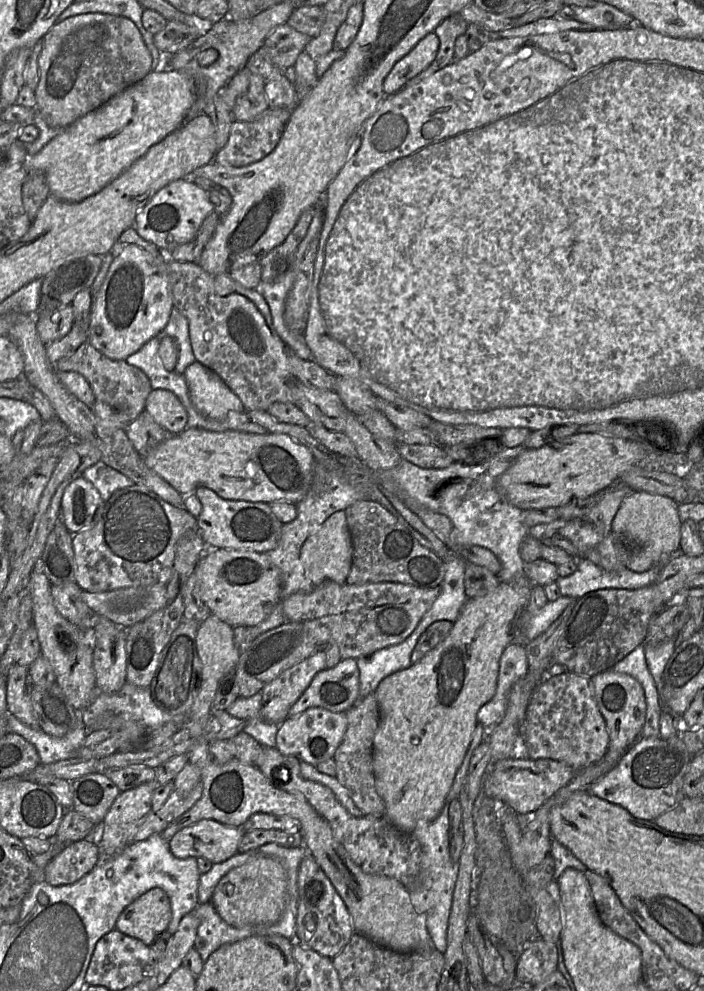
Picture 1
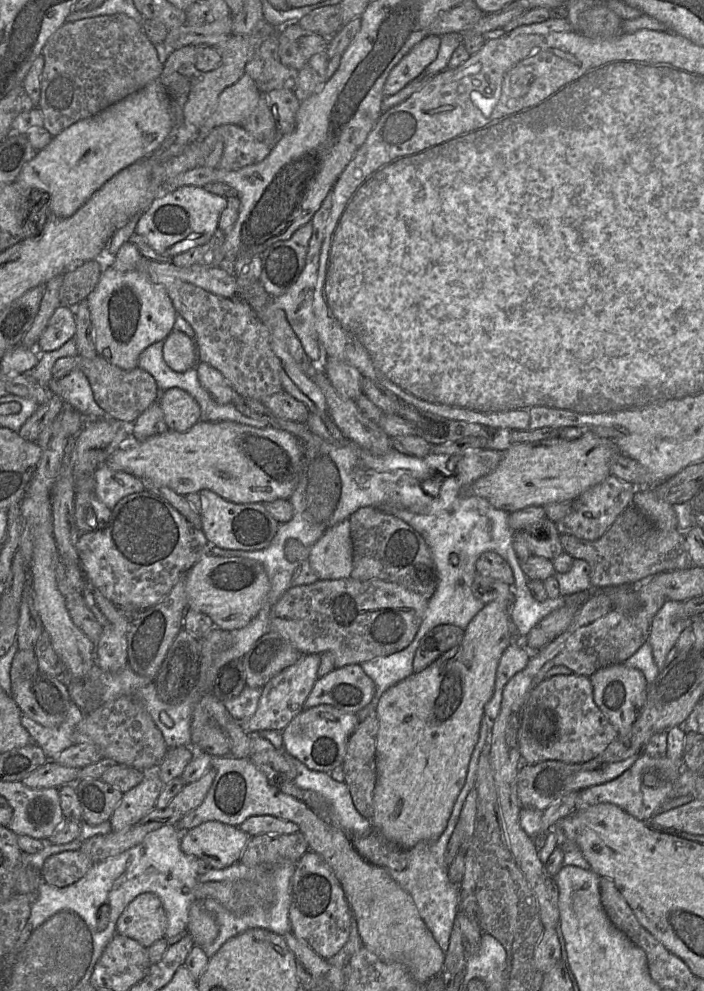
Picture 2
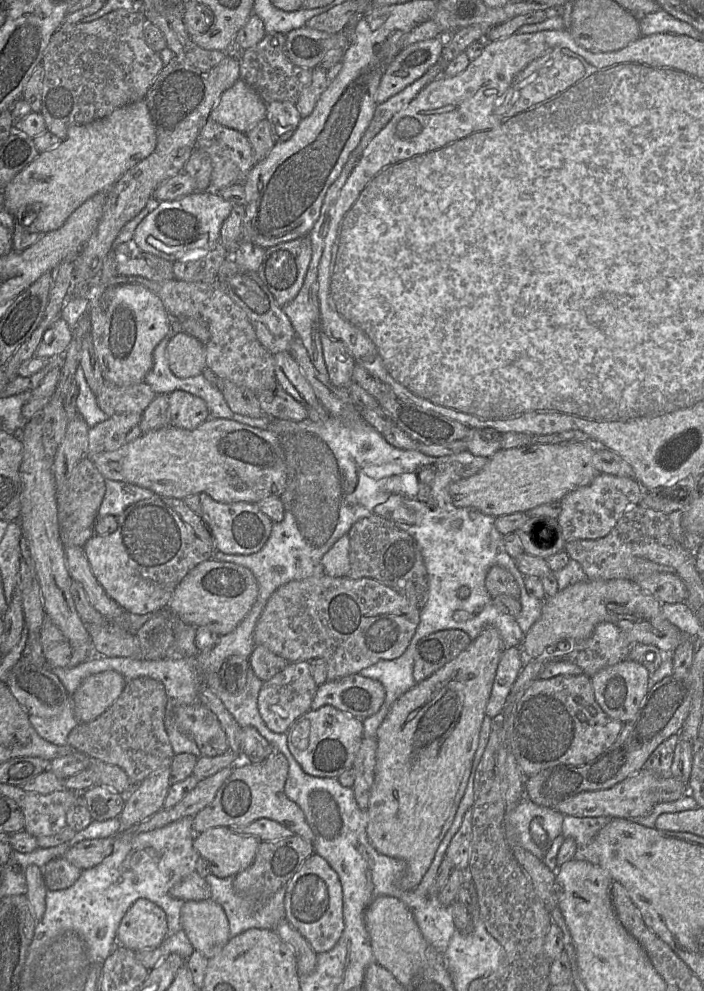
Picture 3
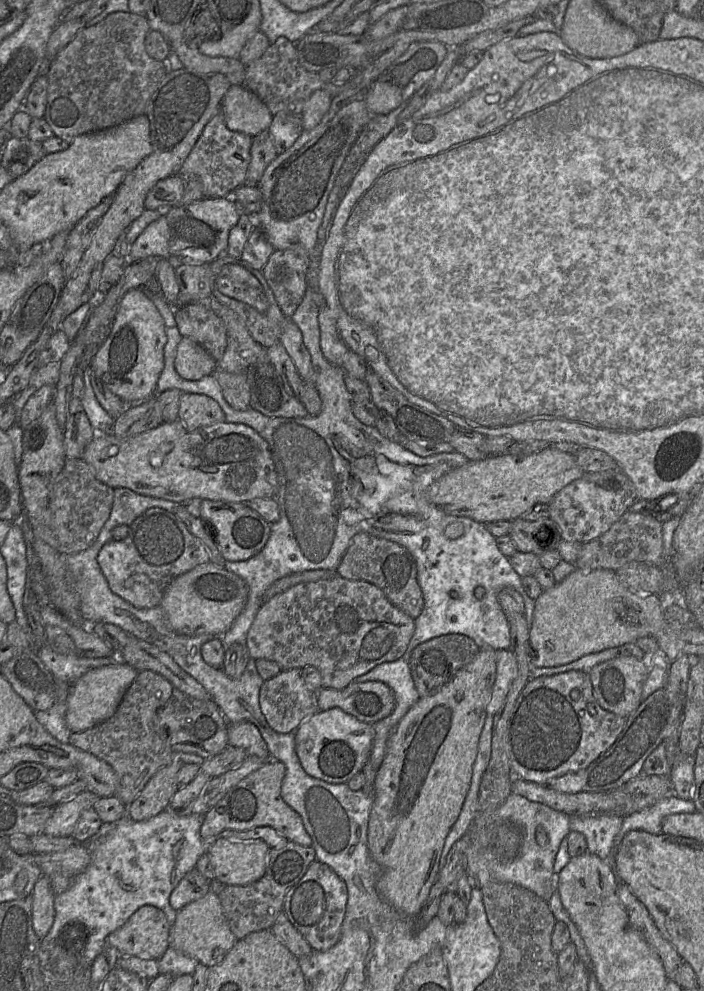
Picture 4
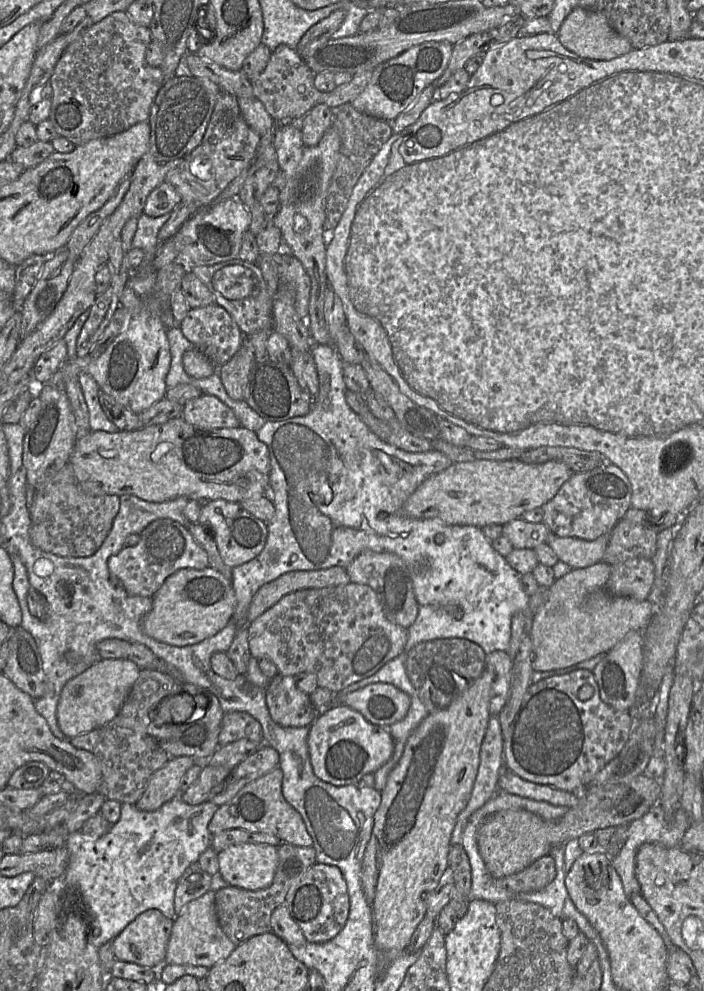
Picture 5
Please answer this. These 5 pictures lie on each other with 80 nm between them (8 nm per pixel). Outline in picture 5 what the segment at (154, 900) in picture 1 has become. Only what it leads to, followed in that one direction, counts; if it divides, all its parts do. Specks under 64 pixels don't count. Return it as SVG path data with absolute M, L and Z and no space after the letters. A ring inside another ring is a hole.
M149 909L141 913L111 941L116 959L140 966L159 968L165 964L166 949L173 924L174 919L167 918L157 909Z

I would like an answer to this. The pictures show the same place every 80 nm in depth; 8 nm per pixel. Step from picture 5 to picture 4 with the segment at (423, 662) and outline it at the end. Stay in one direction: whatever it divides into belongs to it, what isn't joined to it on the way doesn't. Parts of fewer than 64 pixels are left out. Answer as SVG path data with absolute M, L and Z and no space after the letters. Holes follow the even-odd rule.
M462 634L441 635L419 644L410 656L410 672L420 697L436 693L451 681L458 671L474 660L480 649L473 639Z

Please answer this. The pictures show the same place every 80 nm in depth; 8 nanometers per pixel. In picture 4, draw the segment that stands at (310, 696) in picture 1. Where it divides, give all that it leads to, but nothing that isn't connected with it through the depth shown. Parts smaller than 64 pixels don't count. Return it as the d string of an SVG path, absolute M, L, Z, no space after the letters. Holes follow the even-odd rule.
M380 681L352 682L343 689L323 688L318 692L318 709L340 708L366 723L376 723L395 708L390 687Z

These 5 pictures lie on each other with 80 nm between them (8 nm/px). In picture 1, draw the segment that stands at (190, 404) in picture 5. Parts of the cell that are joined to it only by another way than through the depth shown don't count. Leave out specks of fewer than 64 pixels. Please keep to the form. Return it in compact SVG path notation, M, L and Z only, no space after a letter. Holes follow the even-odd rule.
M153 389L146 399L144 411L173 435L186 429L187 411L178 397L169 390Z

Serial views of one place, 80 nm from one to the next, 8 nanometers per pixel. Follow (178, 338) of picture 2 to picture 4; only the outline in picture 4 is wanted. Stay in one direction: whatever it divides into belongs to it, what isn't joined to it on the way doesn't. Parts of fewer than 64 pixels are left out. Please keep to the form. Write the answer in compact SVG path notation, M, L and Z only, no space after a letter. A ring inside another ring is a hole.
M182 337L177 345L174 366L186 380L199 380L216 370L216 363L203 346L188 337Z

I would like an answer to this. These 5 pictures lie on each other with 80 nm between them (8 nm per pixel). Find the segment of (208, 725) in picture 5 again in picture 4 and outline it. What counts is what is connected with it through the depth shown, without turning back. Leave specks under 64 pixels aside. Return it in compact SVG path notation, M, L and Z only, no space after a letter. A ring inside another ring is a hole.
M175 689L165 705L154 716L156 732L171 747L174 753L193 753L209 759L222 752L229 744L227 722L217 703L211 700L198 700Z

